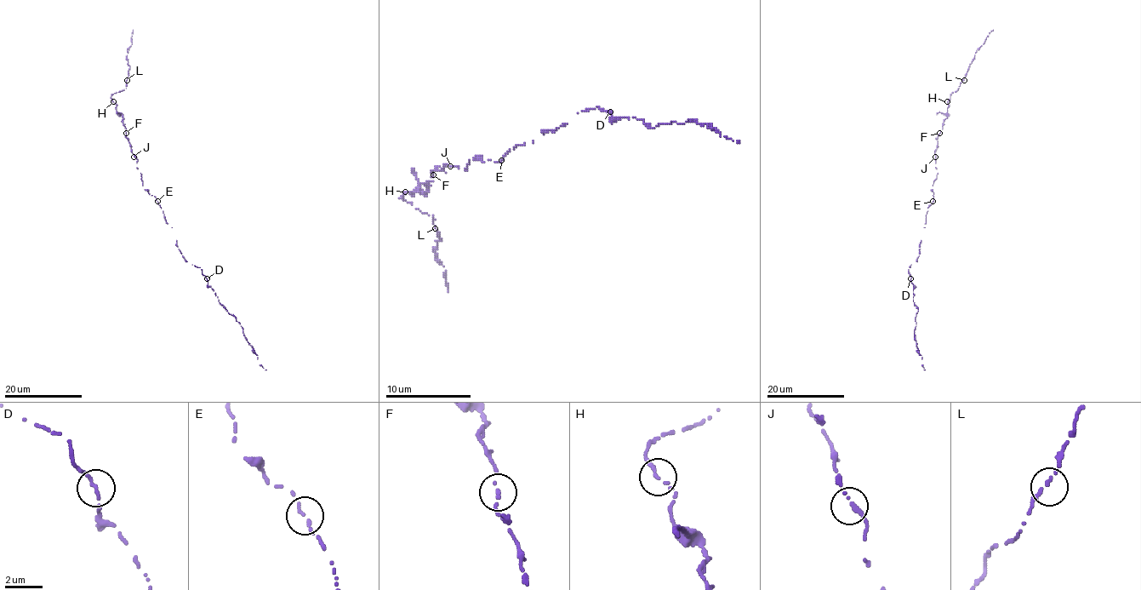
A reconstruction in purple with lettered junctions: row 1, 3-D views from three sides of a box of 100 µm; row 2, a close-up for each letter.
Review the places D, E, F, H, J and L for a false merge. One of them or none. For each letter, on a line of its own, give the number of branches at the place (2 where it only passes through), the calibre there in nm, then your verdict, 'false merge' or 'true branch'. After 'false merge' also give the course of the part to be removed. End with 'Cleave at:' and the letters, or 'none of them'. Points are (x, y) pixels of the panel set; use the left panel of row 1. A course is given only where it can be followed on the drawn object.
D: 2 branches meet; 160 nm thick; true branch
E: 2 branches meet; 140 nm thick; true branch
F: 2 branches meet; 160 nm thick; true branch
H: 2 branches meet; 160 nm thick; true branch
J: 2 branches meet; 160 nm thick; true branch
L: 2 branches meet; 150 nm thick; true branch
Cleave at: none of them

